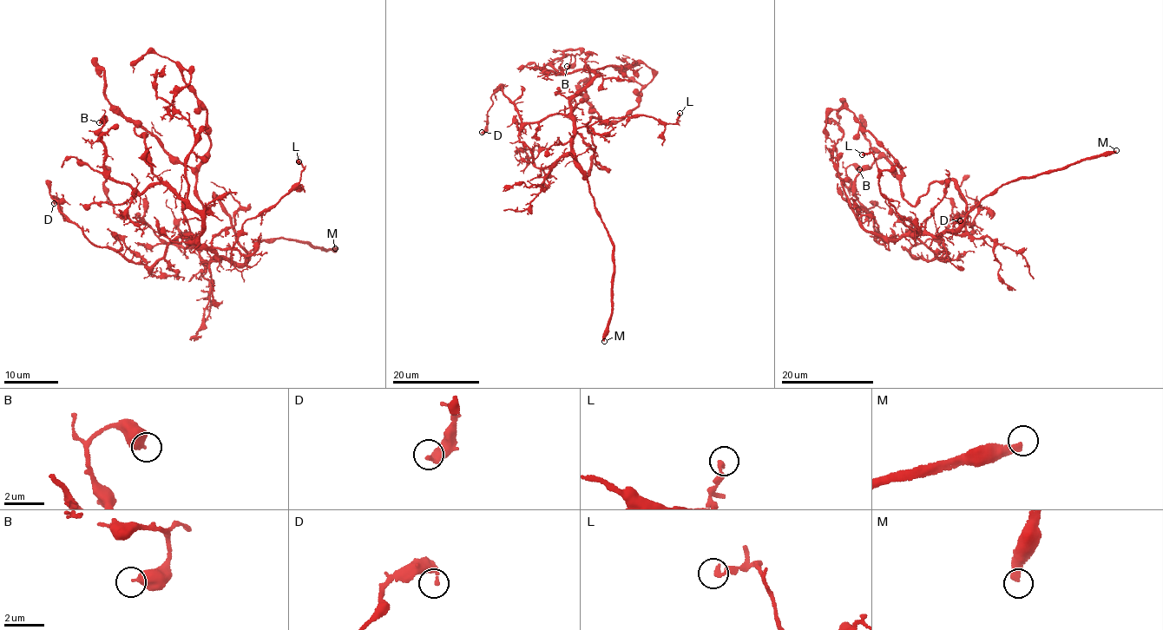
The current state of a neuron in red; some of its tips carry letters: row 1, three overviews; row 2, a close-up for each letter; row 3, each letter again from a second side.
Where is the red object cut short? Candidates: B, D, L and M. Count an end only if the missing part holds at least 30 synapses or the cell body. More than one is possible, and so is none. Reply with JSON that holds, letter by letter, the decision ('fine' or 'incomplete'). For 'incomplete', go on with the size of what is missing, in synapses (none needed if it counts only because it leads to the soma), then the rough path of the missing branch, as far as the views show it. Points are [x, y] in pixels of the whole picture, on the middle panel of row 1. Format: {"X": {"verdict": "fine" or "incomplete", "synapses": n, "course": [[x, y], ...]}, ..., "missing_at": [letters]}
{"B": {"verdict": "fine"}, "D": {"verdict": "fine"}, "L": {"verdict": "fine"}, "M": {"verdict": "incomplete"}, "missing_at": ["M"]}

